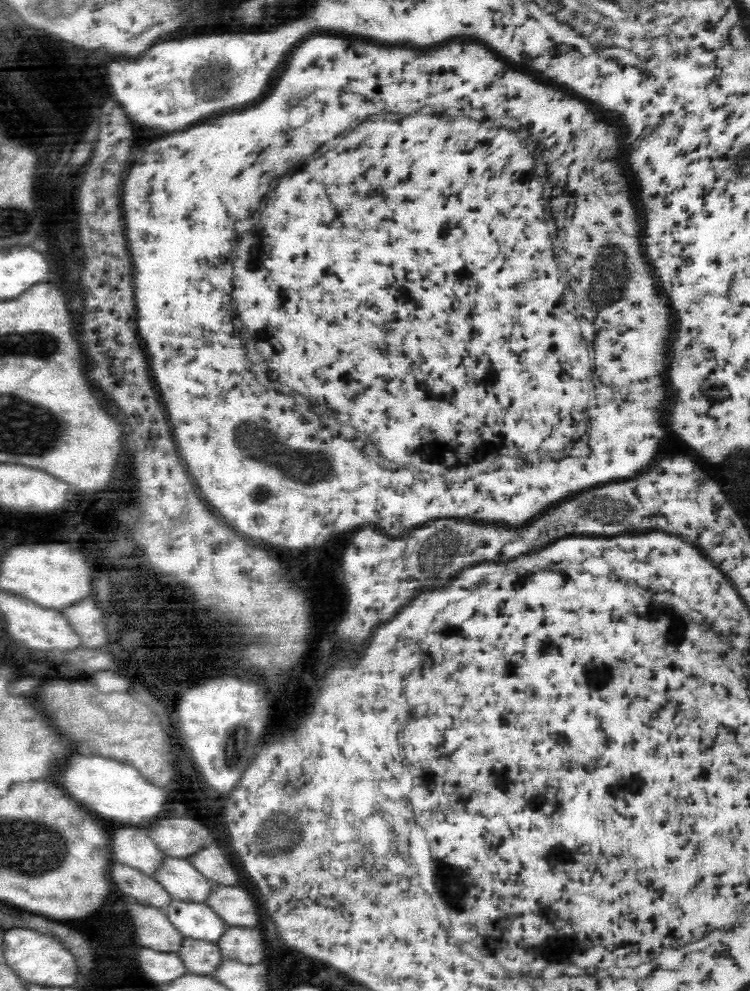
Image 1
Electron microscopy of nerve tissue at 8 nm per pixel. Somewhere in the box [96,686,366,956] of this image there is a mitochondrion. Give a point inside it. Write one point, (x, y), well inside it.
(281, 833)

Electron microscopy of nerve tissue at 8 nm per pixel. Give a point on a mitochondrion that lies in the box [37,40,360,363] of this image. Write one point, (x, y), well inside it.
(210, 79)

